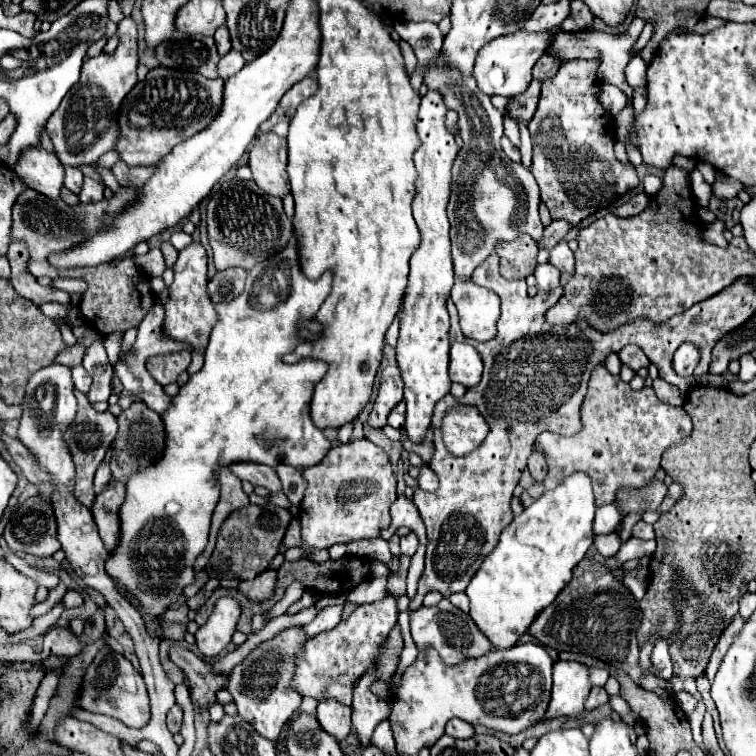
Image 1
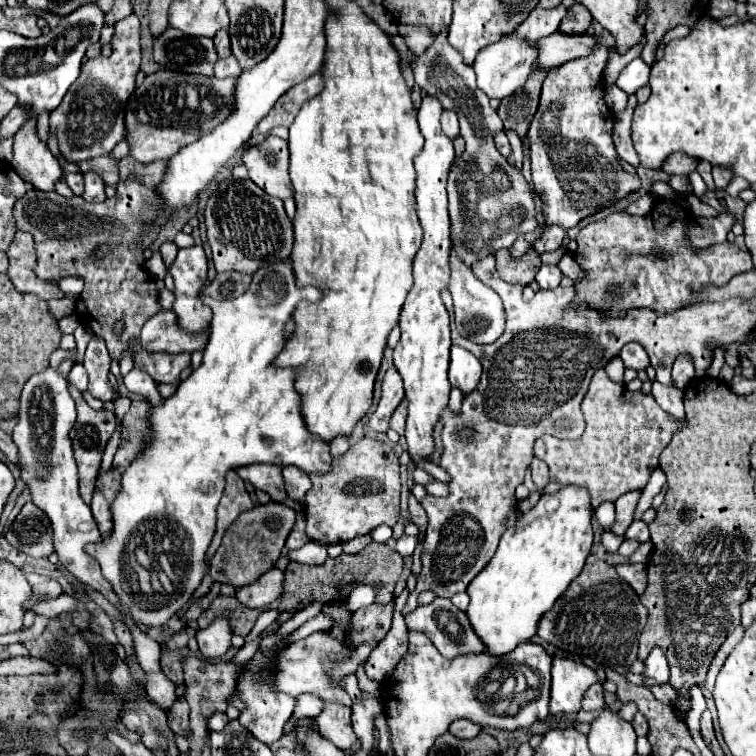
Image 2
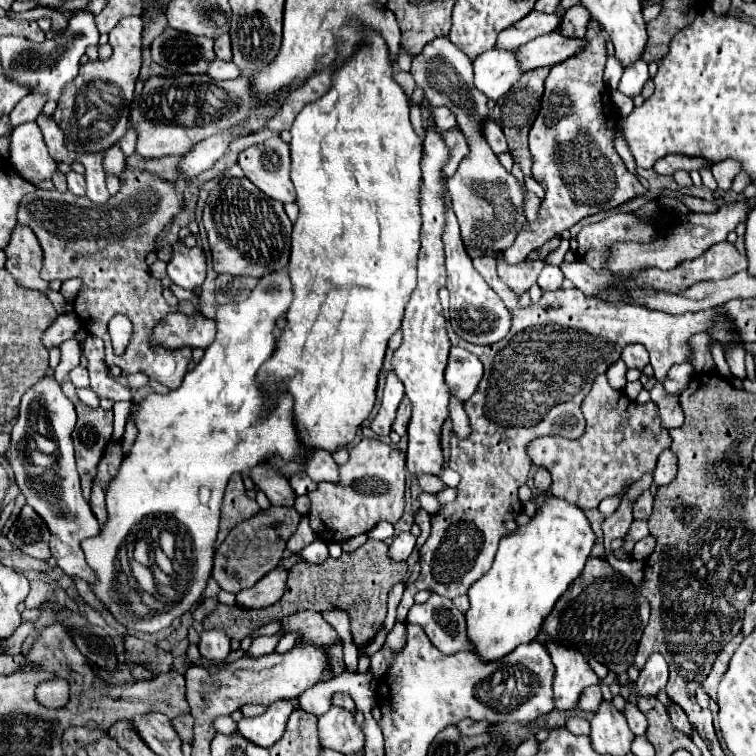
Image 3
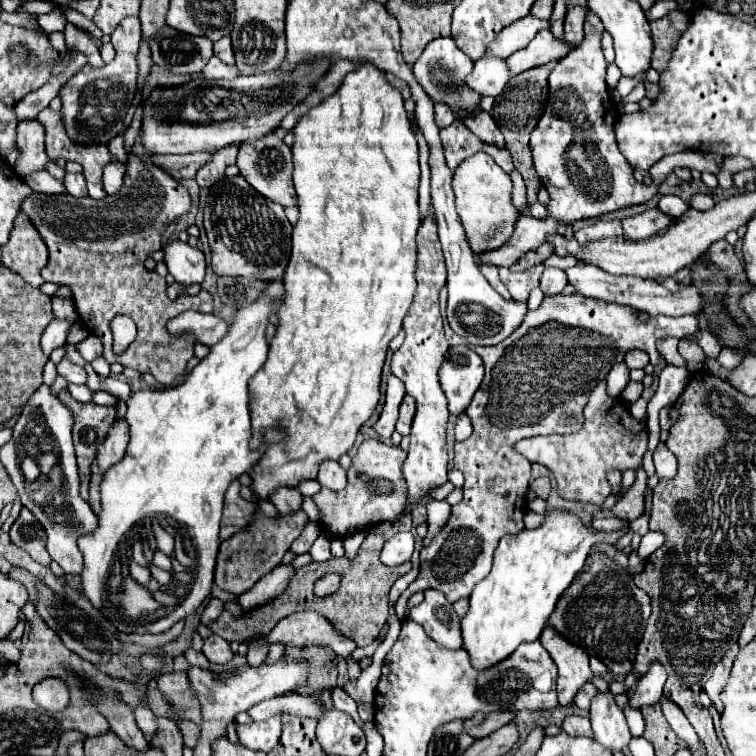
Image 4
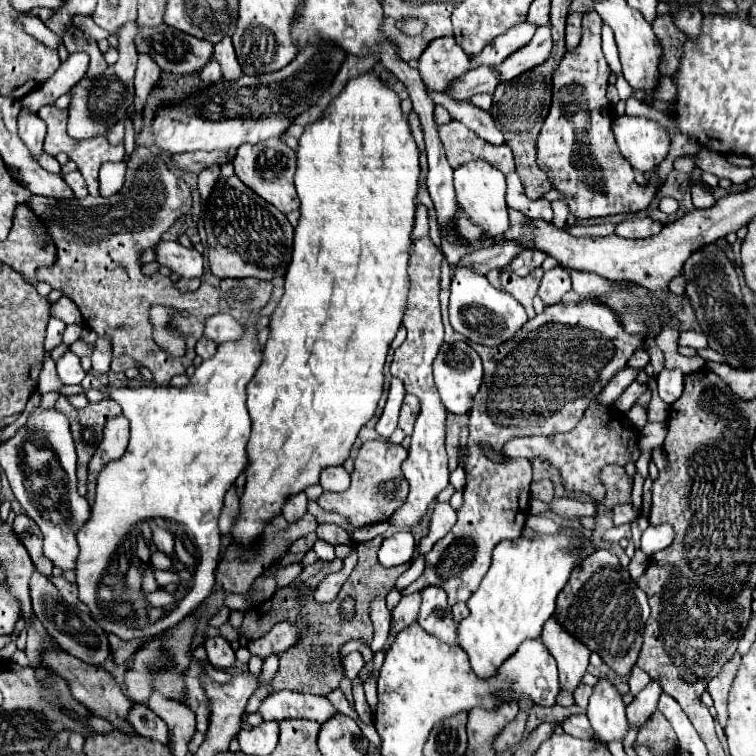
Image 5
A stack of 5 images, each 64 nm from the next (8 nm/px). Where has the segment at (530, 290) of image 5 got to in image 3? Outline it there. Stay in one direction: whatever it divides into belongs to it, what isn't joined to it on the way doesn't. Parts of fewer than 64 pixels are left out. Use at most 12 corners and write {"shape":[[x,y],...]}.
{"shape":[[498,258],[498,276],[516,294],[536,284],[542,260],[516,266]]}

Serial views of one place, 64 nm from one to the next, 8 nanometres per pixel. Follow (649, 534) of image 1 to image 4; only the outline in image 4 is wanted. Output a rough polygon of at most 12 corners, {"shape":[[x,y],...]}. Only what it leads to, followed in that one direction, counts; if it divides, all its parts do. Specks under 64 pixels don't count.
{"shape":[[649,516],[631,521],[628,530],[644,536],[649,531]]}

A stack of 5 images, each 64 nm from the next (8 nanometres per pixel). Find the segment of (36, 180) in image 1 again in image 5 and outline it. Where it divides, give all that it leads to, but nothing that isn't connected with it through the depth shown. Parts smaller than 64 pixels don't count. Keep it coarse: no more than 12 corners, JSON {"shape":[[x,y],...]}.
{"shape":[[22,110],[18,134],[38,158],[46,124],[38,114]]}

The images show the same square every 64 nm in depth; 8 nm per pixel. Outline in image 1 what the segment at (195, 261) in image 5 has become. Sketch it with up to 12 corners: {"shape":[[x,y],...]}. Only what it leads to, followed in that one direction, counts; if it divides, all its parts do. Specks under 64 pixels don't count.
{"shape":[[206,250],[174,264],[164,330],[194,350],[218,320],[206,294]]}

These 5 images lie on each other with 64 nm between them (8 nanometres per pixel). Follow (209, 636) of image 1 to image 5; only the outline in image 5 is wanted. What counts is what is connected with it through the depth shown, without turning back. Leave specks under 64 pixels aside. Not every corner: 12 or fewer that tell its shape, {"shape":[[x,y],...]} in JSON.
{"shape":[[222,636],[204,644],[214,668],[230,668],[236,654]]}

